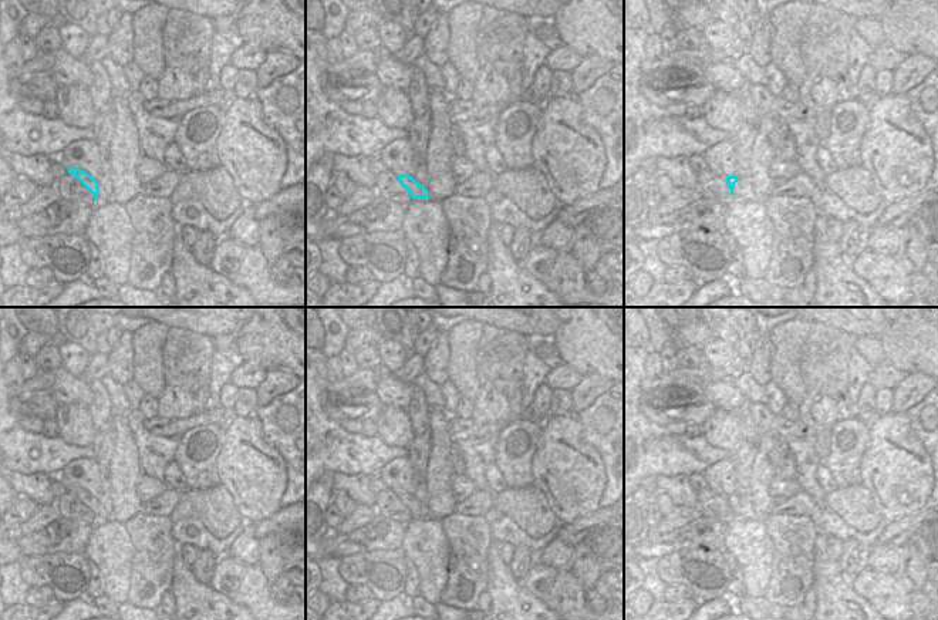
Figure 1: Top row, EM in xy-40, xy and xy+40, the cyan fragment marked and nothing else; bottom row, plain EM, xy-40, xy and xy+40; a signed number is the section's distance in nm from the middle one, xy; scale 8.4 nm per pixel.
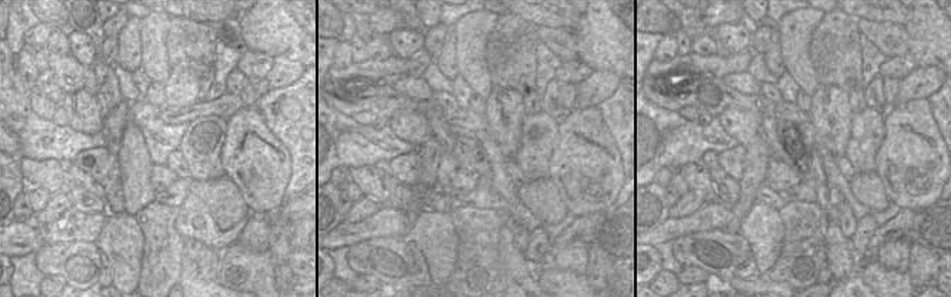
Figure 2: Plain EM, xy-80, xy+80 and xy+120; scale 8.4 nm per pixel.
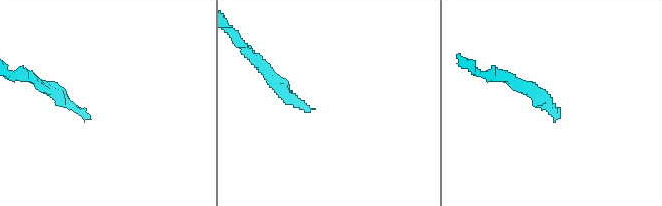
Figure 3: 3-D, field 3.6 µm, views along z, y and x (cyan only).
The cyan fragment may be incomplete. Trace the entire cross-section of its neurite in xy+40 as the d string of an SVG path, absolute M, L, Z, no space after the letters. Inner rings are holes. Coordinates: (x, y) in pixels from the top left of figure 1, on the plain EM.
M735 493L728 495L726 502L731 508L731 513L738 519L762 519L752 503L752 496L738 496Z

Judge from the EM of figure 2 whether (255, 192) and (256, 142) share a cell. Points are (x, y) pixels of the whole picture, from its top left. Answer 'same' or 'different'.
same

